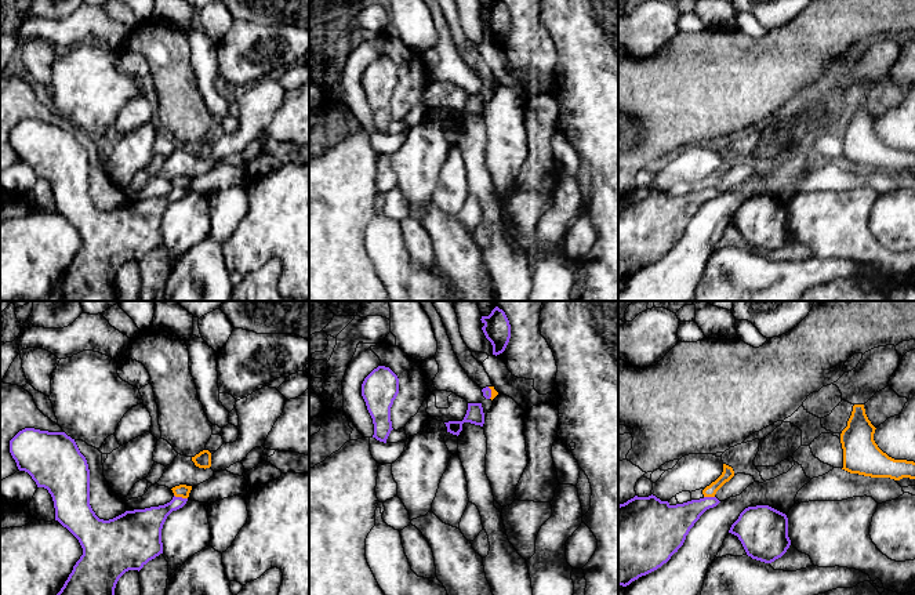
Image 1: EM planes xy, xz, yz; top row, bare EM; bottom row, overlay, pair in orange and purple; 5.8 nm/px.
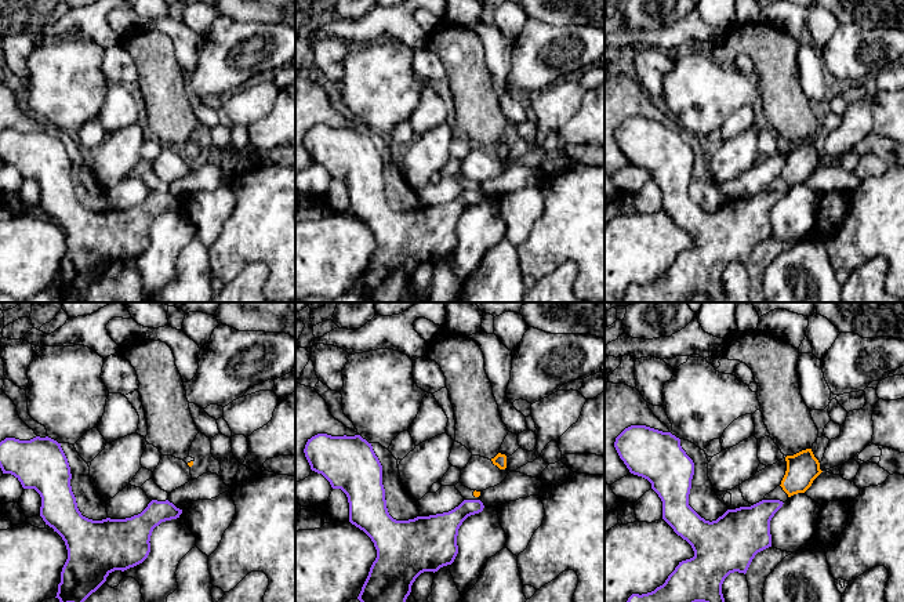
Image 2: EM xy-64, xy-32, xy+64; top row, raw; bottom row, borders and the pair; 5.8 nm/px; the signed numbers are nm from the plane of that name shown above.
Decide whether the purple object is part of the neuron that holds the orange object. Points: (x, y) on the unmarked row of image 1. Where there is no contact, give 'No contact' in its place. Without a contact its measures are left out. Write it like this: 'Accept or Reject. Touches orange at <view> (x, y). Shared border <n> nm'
Accept. Touches orange at xy (181, 187). Shared border 80 nm

